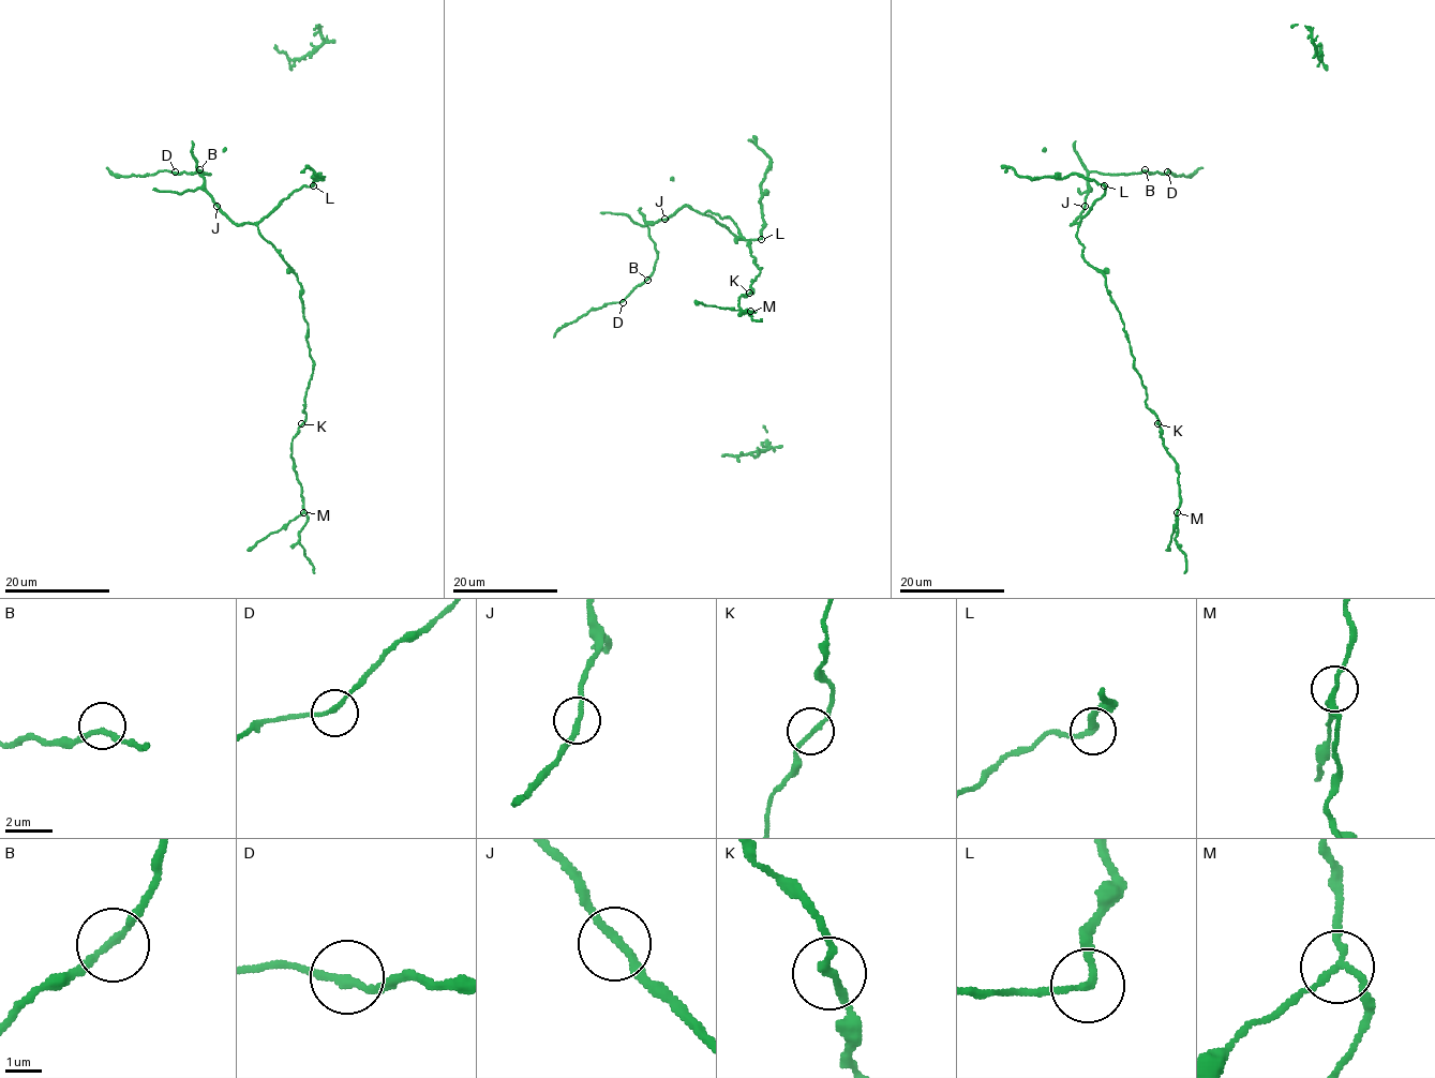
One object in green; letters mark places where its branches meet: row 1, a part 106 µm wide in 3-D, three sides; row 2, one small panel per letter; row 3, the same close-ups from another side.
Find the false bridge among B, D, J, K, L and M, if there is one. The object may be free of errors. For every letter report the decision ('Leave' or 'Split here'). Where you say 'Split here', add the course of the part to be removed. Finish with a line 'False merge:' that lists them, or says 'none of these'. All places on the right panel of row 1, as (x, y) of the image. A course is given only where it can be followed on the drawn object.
B: Leave
D: Leave
J: Leave
K: Leave
L: Leave
M: Split here. Course of the part to remove: (1177, 512), (1171, 542), (1166, 550)
False merge: M

